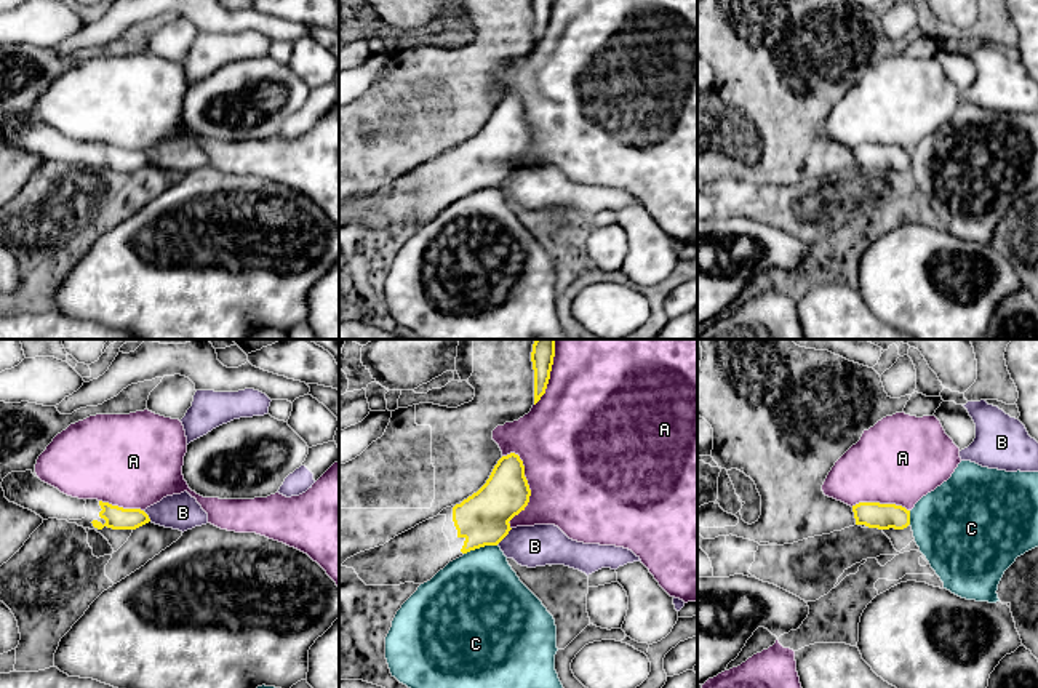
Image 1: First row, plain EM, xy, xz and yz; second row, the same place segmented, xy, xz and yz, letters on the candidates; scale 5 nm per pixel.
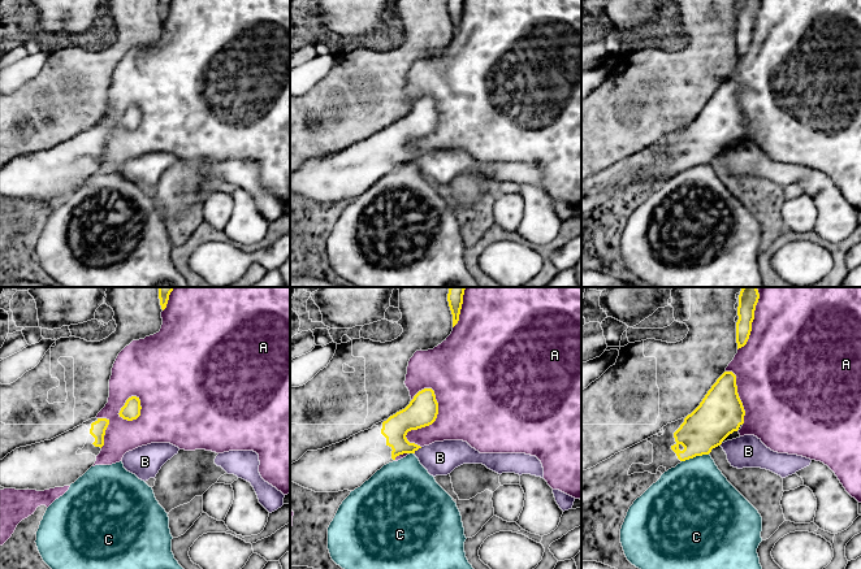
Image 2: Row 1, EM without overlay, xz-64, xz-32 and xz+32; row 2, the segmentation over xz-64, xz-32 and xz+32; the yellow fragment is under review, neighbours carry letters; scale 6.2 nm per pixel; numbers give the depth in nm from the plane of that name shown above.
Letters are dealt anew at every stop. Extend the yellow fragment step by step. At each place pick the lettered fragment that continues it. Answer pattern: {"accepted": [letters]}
{"accepted": []}

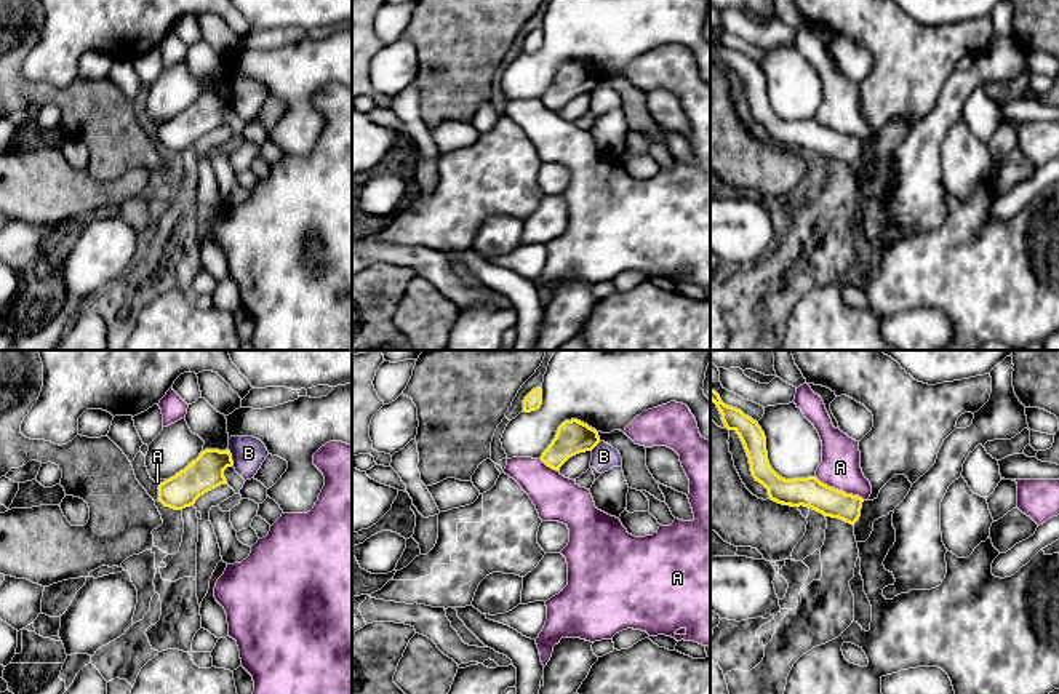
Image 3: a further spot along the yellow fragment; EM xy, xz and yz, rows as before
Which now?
{"accepted": []}

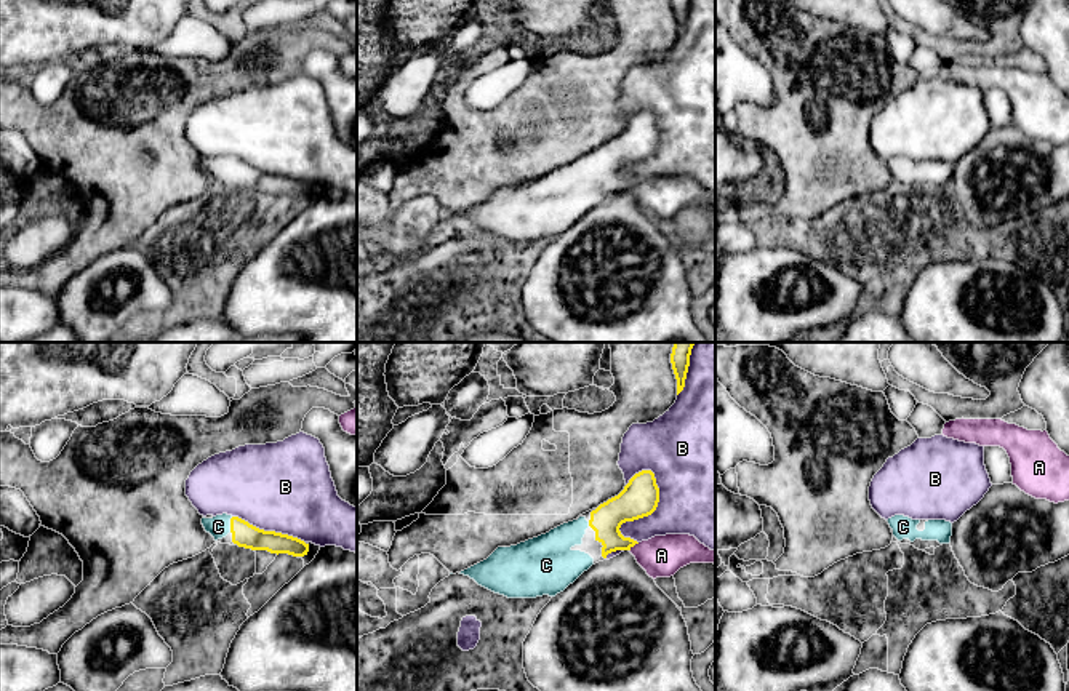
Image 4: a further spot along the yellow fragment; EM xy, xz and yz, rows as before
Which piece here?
{"accepted": ["C"]}

